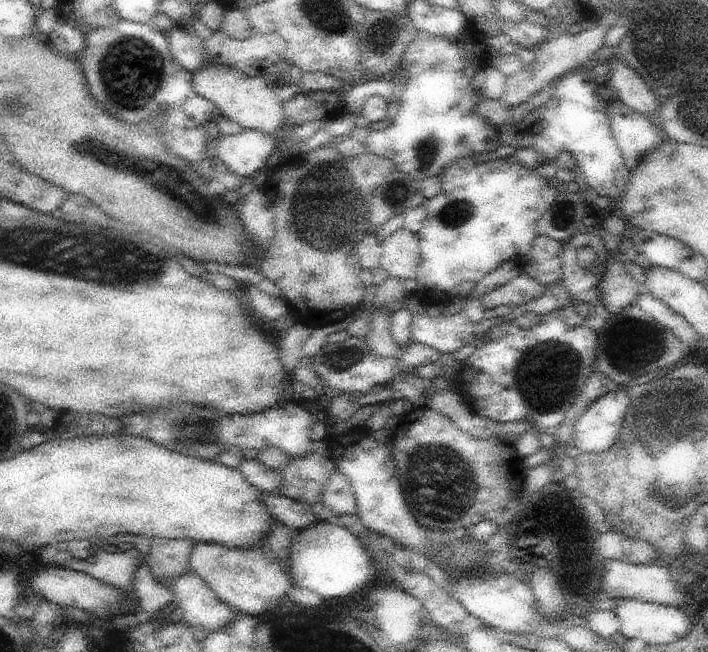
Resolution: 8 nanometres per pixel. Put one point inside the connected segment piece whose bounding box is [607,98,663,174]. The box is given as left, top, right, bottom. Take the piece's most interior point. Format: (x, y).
(636, 136)

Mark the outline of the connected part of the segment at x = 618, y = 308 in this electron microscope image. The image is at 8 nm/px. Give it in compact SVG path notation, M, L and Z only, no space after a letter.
M609 252L607 270L603 272L597 288L601 292L601 302L609 314L623 312L627 306L633 306L639 296L637 282L625 272L623 264L615 260L615 252Z

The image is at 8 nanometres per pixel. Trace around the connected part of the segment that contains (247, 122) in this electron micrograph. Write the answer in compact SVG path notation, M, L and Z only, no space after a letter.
M205 62L197 72L193 72L193 90L213 102L221 116L237 122L241 130L263 132L265 136L275 136L285 130L285 108L279 94L275 94L261 76L245 76L237 68L229 68L225 64Z

